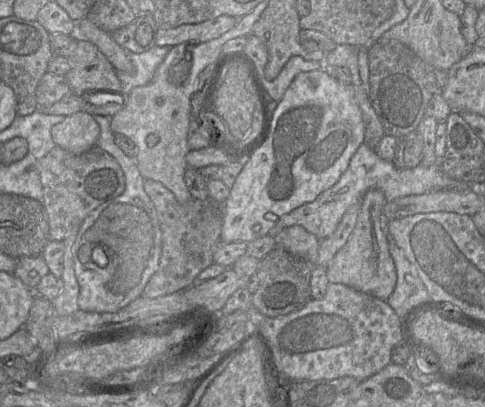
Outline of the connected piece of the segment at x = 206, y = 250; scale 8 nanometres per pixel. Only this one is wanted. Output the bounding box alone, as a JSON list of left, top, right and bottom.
[141,179,222,298]

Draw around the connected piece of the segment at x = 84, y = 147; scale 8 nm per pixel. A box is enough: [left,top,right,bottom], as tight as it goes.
[51,111,100,154]

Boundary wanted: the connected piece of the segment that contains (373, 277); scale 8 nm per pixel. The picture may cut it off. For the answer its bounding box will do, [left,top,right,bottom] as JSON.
[326,189,397,301]

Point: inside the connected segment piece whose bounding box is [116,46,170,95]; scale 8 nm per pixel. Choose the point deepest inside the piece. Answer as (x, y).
(145, 64)

